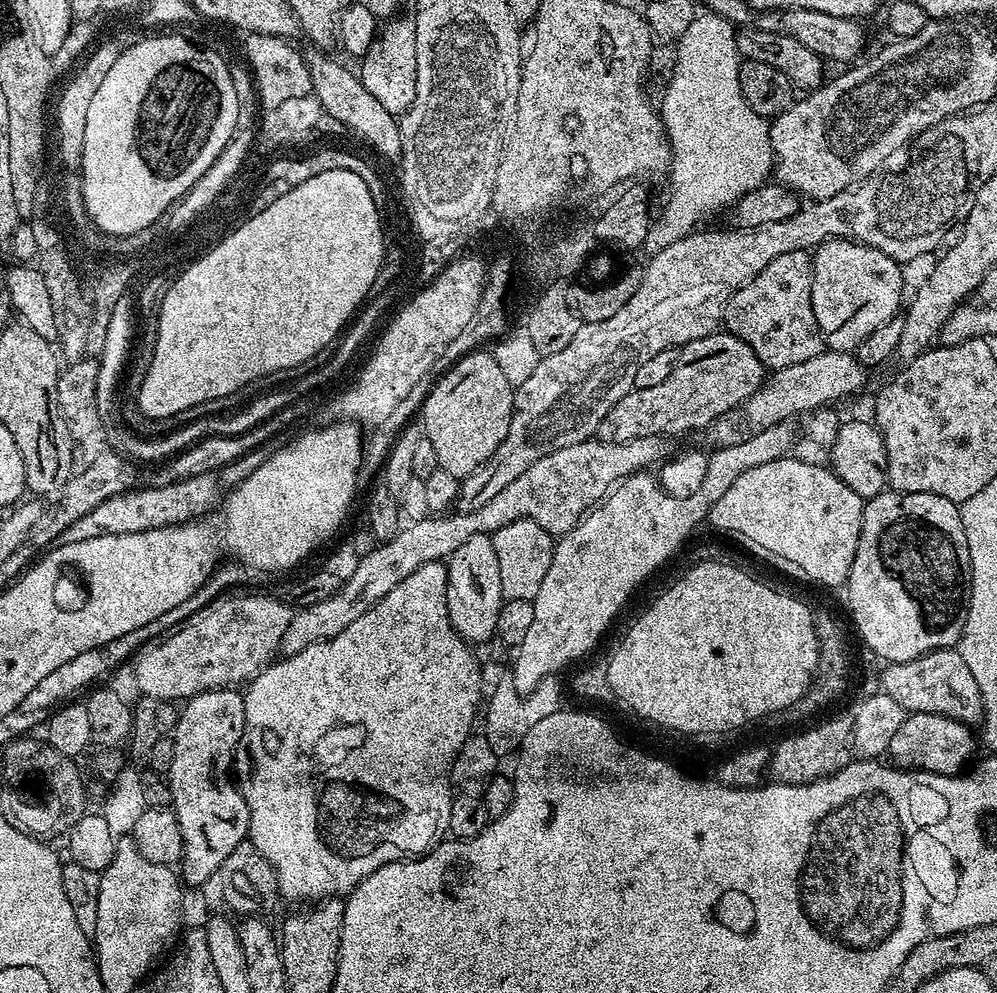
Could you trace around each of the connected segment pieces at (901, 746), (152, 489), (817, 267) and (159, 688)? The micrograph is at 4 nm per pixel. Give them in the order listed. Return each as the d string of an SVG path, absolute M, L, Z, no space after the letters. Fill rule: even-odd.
M914 712L905 715L902 726L898 726L894 738L890 738L887 755L905 770L933 772L943 776L955 776L969 767L978 740L969 725L942 714L922 714ZM896 759L896 760L895 760Z
M211 473L185 479L176 483L154 484L147 488L123 492L107 499L101 505L72 522L59 535L57 543L69 545L73 542L84 542L88 538L98 538L106 534L142 533L148 529L161 528L168 524L187 523L207 515L212 506L219 503L217 477Z
M828 240L811 253L812 258L812 309L818 330L825 345L834 352L852 352L878 326L901 311L904 296L904 272L901 265L882 250L874 250L856 240Z
M236 594L210 601L184 623L148 640L136 651L130 669L140 696L187 702L199 692L238 686L242 680L255 676L280 652L282 634L290 626L293 609L284 600L285 605L268 596L232 595Z

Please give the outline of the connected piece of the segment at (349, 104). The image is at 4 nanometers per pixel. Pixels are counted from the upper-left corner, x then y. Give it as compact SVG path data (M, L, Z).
M308 46L303 49L304 61L310 70L310 82L312 83L311 95L316 97L320 107L329 116L338 118L344 125L352 124L351 129L355 133L361 133L362 138L368 143L369 149L392 162L399 161L403 154L402 134L400 133L400 121L360 80L355 71L352 72L344 64L339 64L334 57L328 56L327 51L315 46Z

